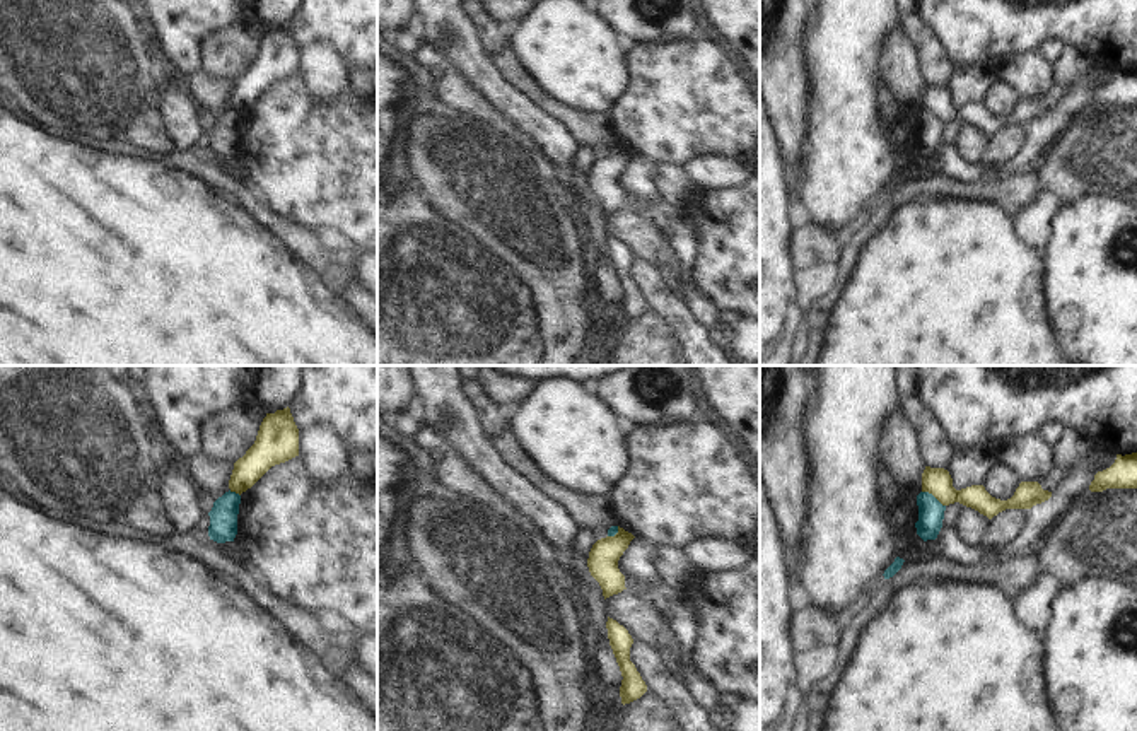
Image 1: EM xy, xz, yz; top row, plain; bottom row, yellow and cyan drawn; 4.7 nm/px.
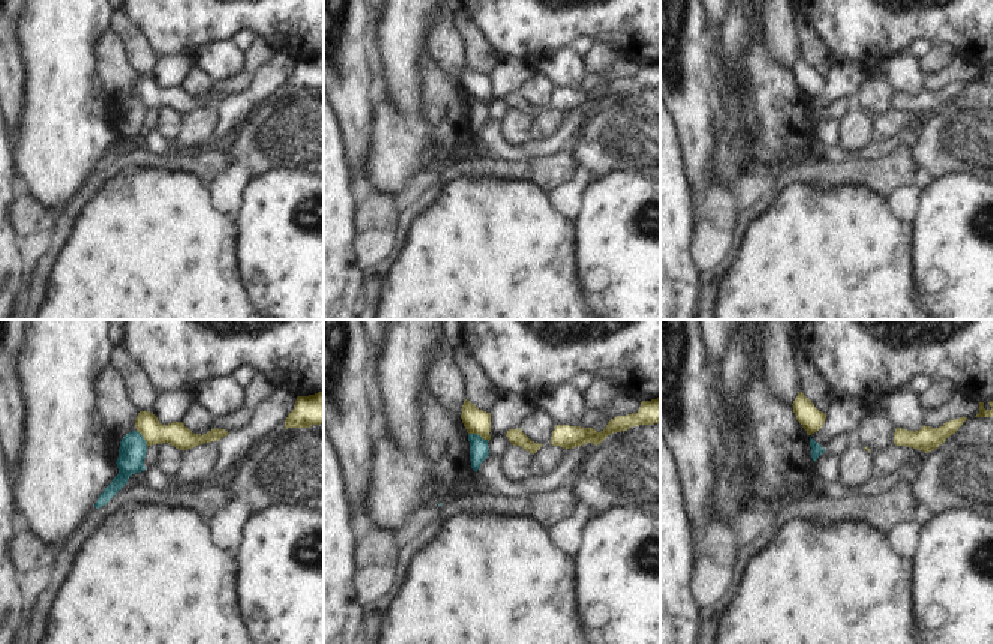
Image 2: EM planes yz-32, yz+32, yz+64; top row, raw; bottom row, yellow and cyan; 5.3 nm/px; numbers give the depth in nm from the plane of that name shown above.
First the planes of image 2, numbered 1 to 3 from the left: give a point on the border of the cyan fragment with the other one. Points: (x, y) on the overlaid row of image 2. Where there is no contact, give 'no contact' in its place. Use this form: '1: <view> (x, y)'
1: yz-32 (143, 437)
2: yz+32 (479, 434)
3: no contact

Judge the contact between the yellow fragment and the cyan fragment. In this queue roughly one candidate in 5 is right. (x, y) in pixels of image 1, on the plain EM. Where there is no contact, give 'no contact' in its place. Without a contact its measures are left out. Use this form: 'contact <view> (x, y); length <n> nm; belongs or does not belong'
contact yz (934, 113); length 130 nm; does not belong

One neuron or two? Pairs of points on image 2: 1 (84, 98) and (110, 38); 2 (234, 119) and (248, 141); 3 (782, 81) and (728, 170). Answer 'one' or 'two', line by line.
1: two
2: two
3: two

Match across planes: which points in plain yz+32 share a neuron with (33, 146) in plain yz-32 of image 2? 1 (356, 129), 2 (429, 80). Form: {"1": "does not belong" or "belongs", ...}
{"1": "does not belong", "2": "does not belong"}

